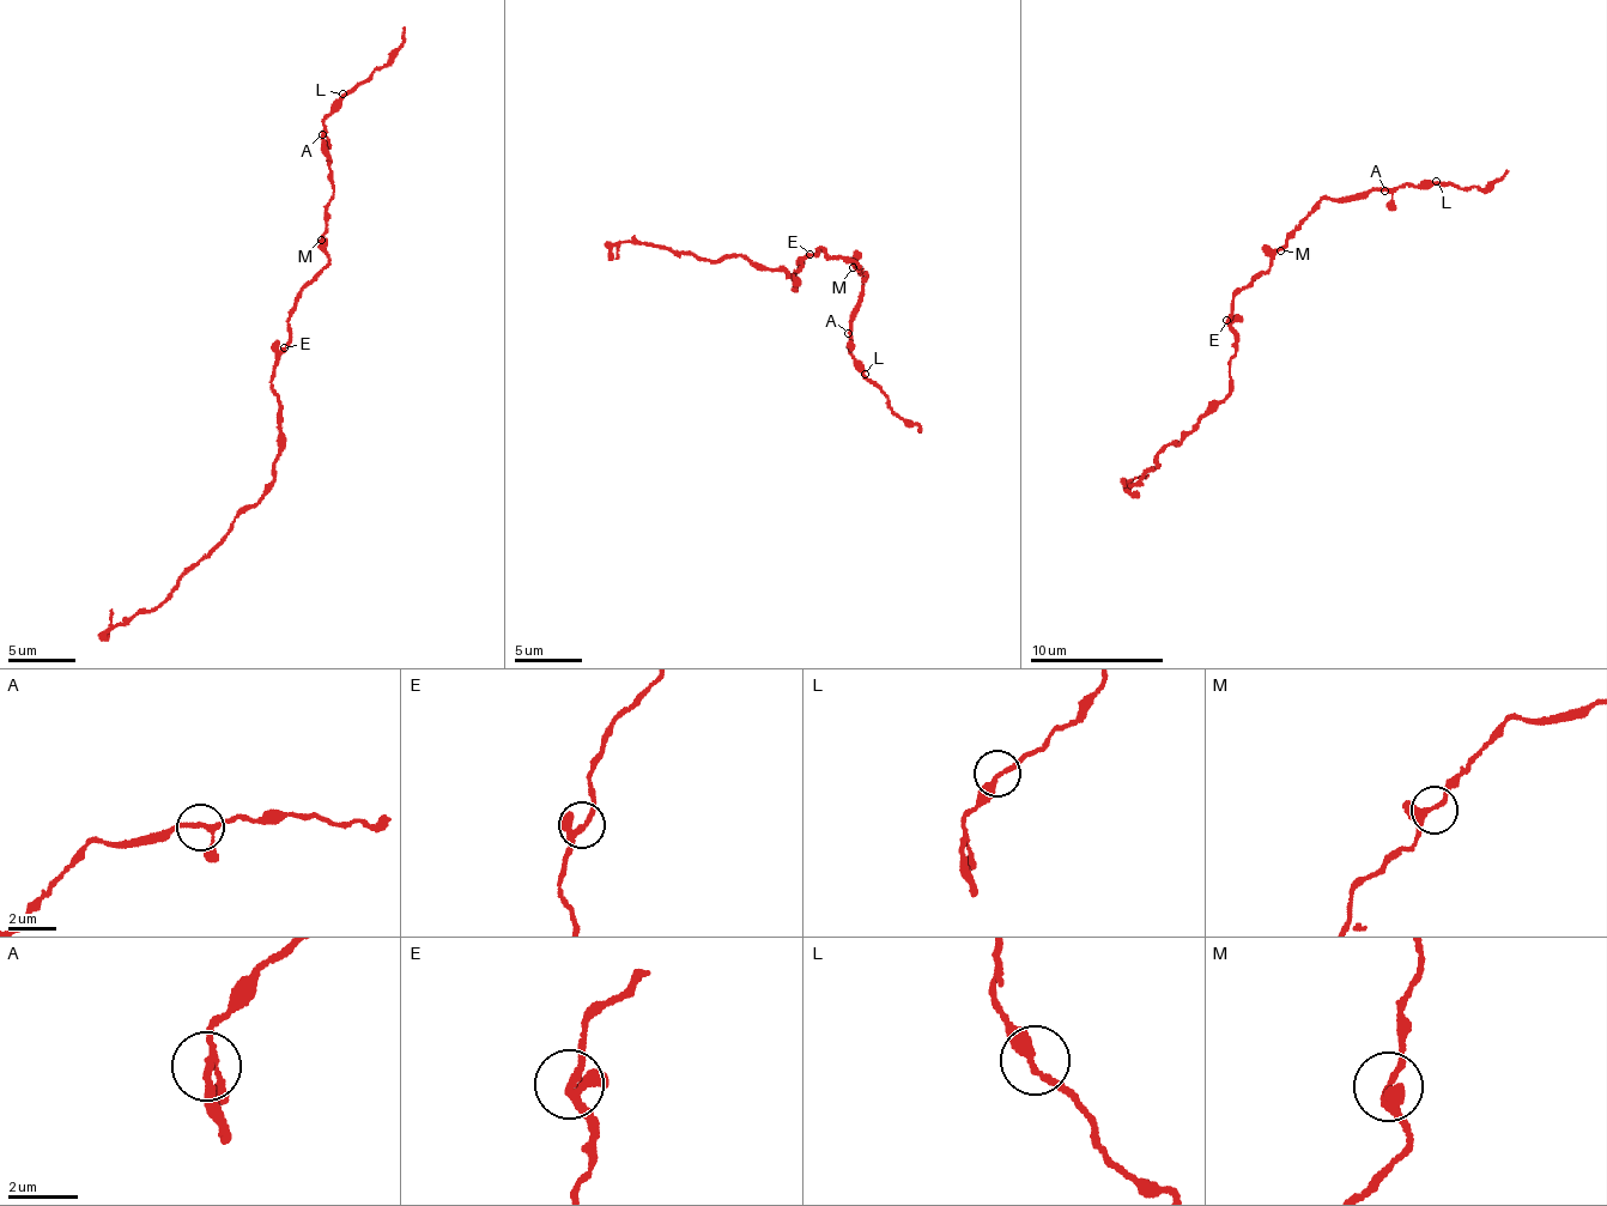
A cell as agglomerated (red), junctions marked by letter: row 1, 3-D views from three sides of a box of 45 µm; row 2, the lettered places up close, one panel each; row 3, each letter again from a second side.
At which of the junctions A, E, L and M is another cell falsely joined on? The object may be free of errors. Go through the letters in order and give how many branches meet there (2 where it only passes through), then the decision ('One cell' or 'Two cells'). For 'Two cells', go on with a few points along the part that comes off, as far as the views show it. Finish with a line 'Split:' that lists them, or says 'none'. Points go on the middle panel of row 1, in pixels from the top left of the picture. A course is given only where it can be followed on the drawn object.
A: Branches: 3. One cell
E: Branches: 3. One cell
L: Branches: 2. One cell
M: Branches: 3. One cell
Split: none

